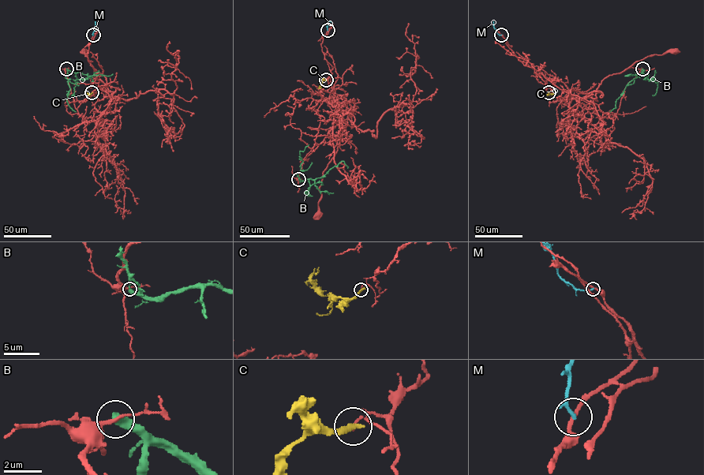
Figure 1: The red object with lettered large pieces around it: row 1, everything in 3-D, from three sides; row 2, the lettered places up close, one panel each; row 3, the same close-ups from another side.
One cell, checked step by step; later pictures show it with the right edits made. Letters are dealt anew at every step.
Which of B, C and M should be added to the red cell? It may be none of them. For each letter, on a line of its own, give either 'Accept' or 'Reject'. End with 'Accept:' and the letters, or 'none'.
B: Reject
C: Reject
M: Reject
Accept: none

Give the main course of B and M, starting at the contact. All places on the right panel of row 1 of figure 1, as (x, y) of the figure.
B: (642, 69), (642, 72), (626, 86), (616, 99), (616, 107), (609, 111)
M: (501, 35), (496, 32), (493, 21)

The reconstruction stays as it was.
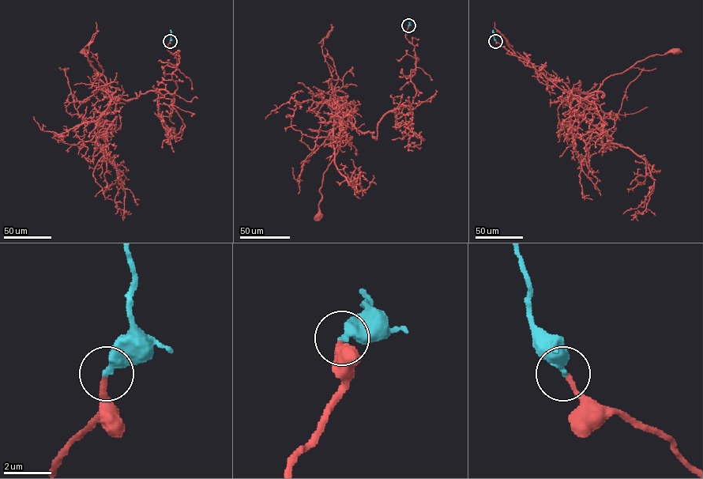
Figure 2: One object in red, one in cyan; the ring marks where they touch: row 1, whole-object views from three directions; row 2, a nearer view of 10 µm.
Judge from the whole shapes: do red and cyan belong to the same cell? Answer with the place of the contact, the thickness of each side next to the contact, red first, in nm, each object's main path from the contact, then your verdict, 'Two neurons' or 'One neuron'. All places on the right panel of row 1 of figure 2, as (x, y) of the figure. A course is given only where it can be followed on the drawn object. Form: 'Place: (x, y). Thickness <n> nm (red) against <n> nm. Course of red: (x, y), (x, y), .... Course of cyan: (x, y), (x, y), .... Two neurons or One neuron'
Place: (495, 41). Thickness 200 nm (red) against 400 nm. Course of red: (495, 41), (569, 93), (602, 92), (597, 99), (586, 97), (610, 75), (677, 51). Course of cyan: (495, 41), (493, 30). One neuron

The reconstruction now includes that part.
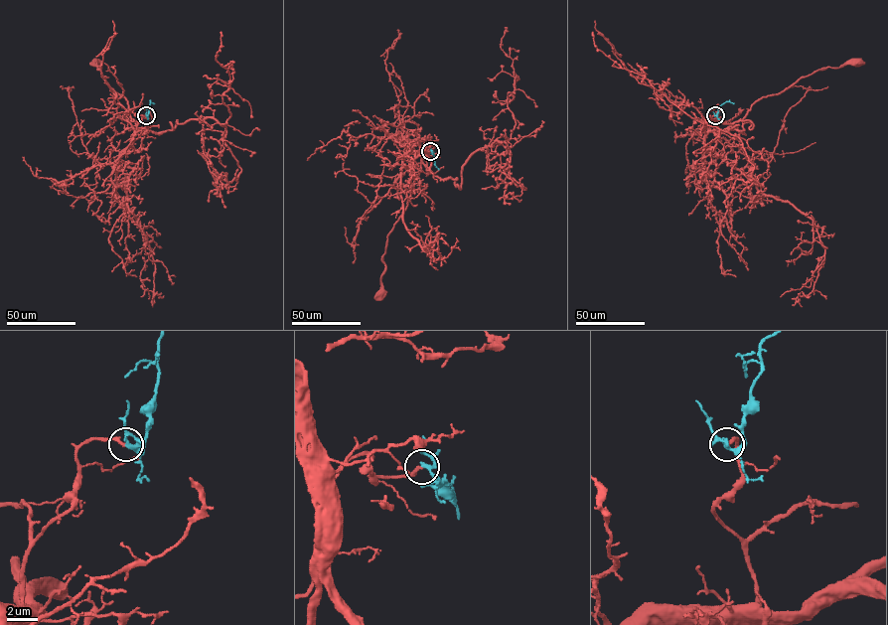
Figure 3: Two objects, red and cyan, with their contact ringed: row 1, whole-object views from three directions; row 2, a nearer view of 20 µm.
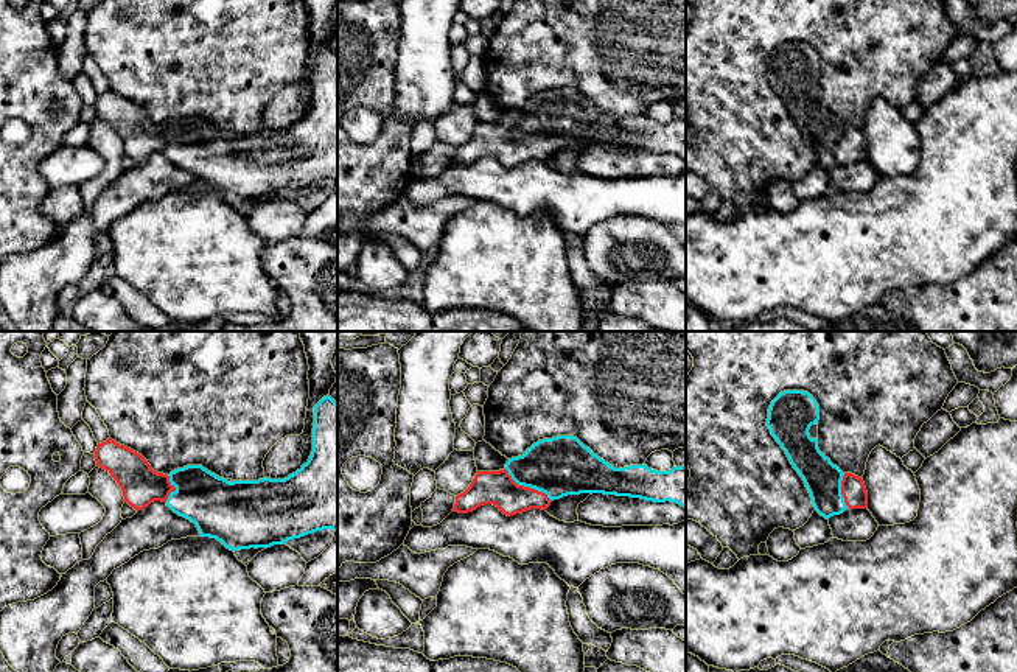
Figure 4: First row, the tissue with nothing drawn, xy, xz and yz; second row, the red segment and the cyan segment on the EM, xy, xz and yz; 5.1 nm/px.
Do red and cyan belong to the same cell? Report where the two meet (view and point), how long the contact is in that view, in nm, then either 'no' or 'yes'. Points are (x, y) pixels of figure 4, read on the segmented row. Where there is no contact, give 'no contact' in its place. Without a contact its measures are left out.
contact xz (527, 487); length 300 nm; yes

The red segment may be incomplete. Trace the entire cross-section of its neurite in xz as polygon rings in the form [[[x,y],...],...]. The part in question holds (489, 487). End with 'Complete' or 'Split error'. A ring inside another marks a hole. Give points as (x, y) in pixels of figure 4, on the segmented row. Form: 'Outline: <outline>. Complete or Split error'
Outline: [[[557,436],[533,443],[522,456],[507,460],[499,471],[477,471],[470,487],[456,496],[453,512],[468,513],[481,506],[493,504],[507,516],[530,509],[546,510],[554,499],[568,495],[603,493],[641,498],[653,502],[676,502],[686,509],[686,465],[669,471],[656,471],[642,465],[614,468],[574,436]]]. Split error

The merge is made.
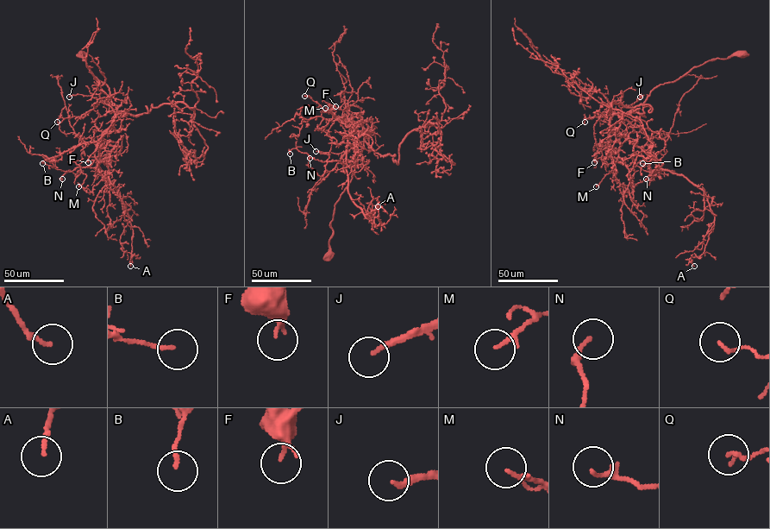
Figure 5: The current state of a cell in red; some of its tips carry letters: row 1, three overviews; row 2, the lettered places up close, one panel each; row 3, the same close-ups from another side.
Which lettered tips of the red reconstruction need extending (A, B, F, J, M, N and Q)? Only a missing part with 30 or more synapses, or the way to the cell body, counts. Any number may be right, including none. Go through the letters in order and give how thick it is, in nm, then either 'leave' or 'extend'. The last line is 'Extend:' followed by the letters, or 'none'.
A: 170 nm thick; leave
B: 130 nm thick; leave
F: 240 nm thick; leave
J: 190 nm thick; extend
M: 180 nm thick; leave
N: 160 nm thick; leave
Q: 130 nm thick; leave
Extend: J

